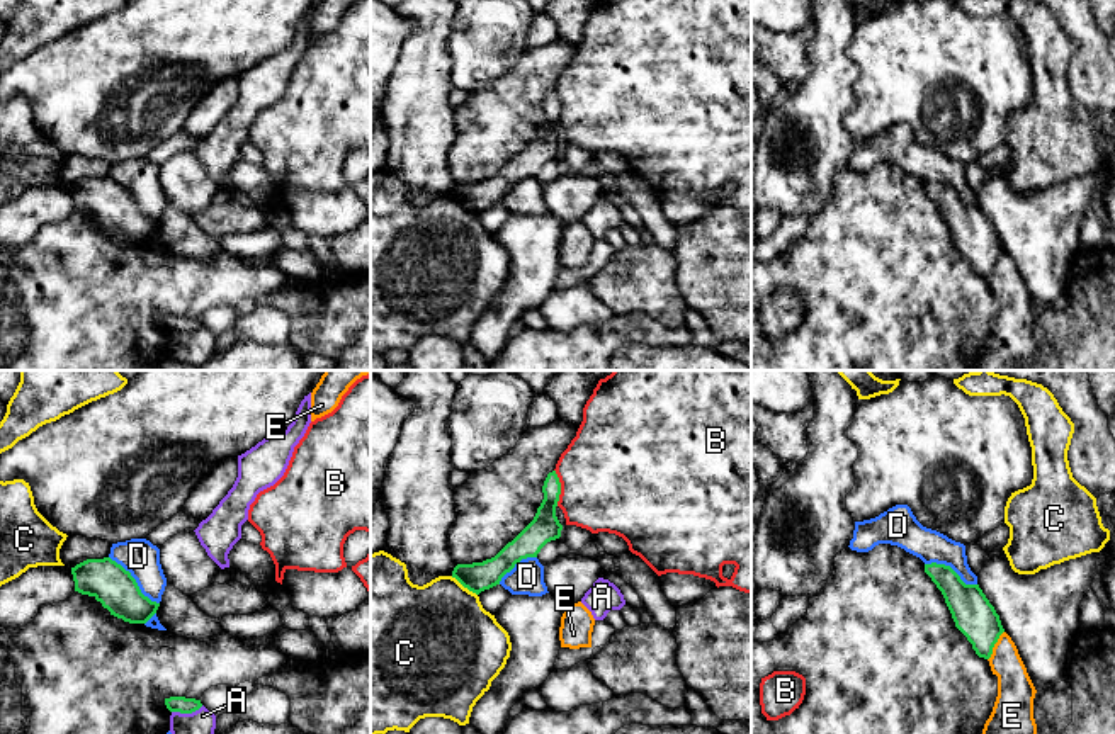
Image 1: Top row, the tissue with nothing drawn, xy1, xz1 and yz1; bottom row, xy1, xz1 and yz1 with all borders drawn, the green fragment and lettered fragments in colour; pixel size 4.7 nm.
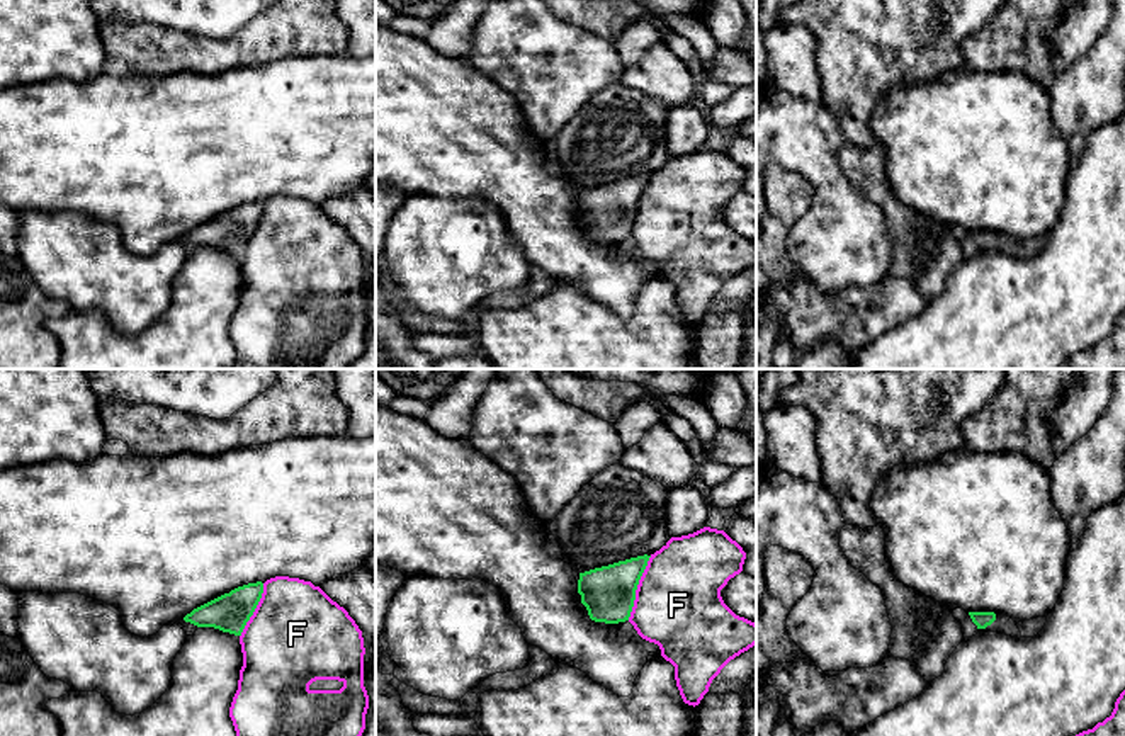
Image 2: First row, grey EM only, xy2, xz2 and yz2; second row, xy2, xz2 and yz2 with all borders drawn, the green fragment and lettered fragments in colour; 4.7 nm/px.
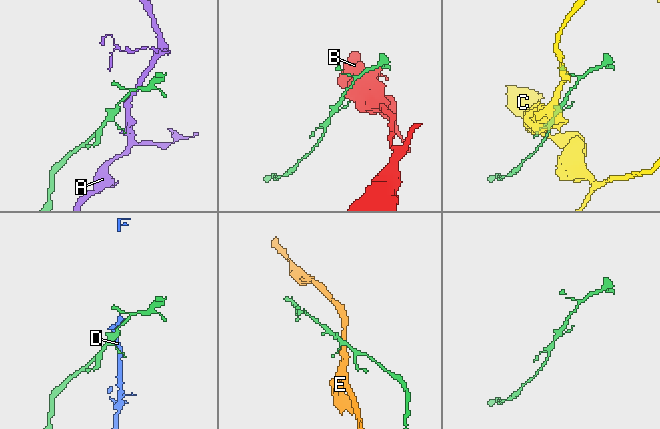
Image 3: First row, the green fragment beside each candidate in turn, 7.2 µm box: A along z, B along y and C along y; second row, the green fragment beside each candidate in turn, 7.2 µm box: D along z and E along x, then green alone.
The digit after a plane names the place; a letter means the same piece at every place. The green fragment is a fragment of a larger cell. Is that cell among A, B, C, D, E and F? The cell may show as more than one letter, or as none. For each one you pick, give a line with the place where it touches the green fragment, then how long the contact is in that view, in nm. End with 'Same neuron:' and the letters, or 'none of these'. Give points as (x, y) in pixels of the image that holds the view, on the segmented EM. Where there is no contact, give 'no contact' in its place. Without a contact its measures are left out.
Same neuron: none of these

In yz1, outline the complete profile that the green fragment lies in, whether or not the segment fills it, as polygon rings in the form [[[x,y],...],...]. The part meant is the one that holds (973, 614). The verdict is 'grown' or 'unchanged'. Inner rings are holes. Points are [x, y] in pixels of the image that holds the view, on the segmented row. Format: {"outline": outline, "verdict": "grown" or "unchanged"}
{"outline": [[[925,564],[925,573],[942,591],[955,627],[967,637],[979,658],[989,659],[1005,629],[979,584],[965,584],[945,564]]], "verdict": "unchanged"}

